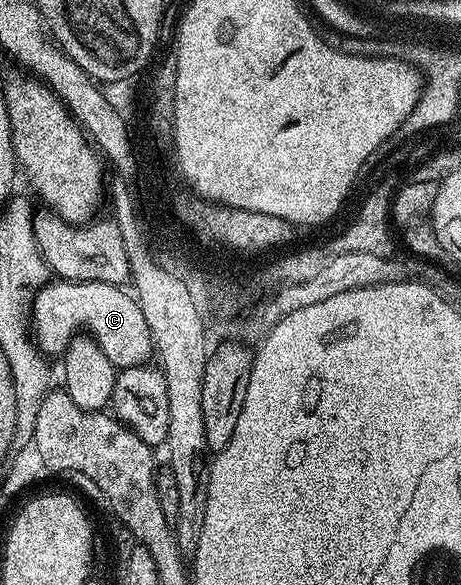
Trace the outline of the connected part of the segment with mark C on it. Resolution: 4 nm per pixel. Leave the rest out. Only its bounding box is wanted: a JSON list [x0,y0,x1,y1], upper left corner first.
[32,282,152,368]

